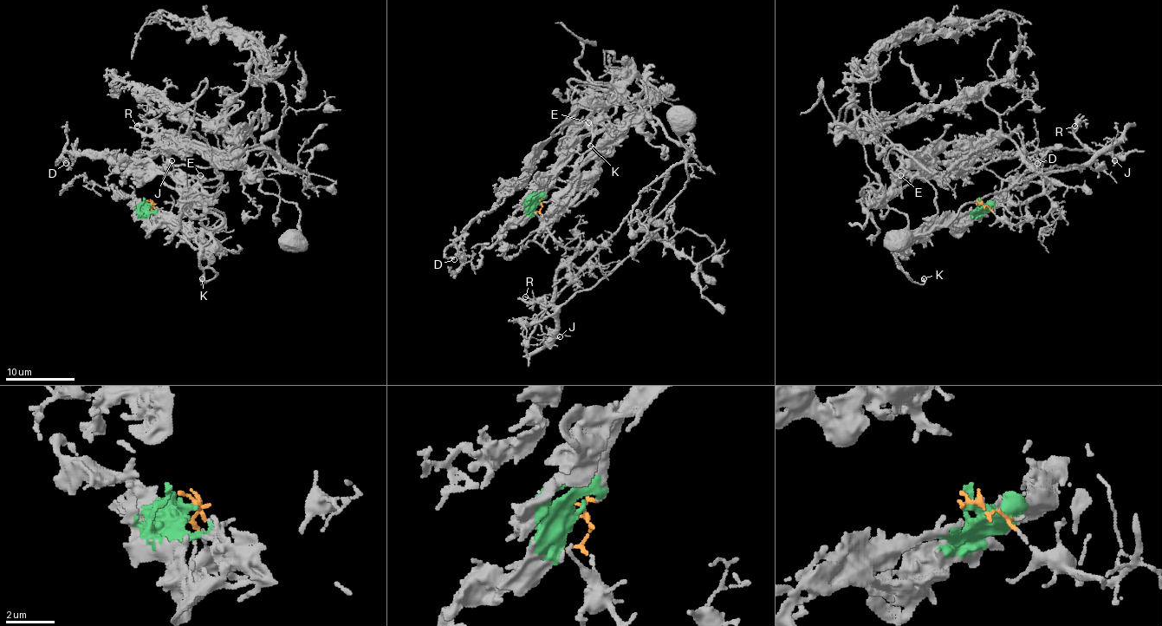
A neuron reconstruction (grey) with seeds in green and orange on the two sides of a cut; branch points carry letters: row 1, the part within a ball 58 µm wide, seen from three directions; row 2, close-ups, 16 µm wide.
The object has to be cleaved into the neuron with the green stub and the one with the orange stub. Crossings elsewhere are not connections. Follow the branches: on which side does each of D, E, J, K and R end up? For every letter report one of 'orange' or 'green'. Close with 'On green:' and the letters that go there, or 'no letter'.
D: green
E: green
J: orange
K: green
R: orange
On green: D, E, K

